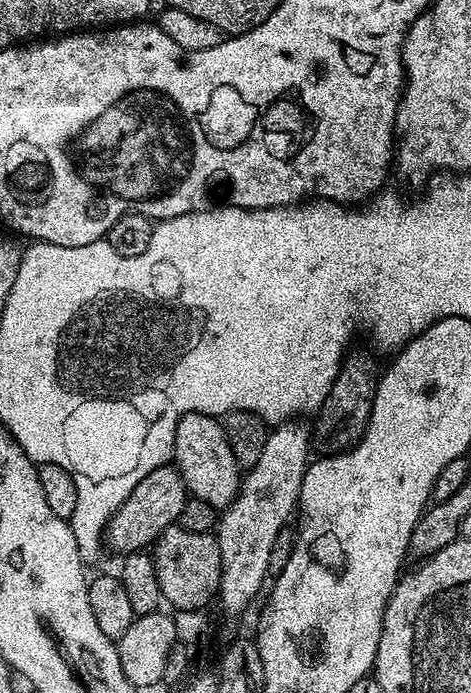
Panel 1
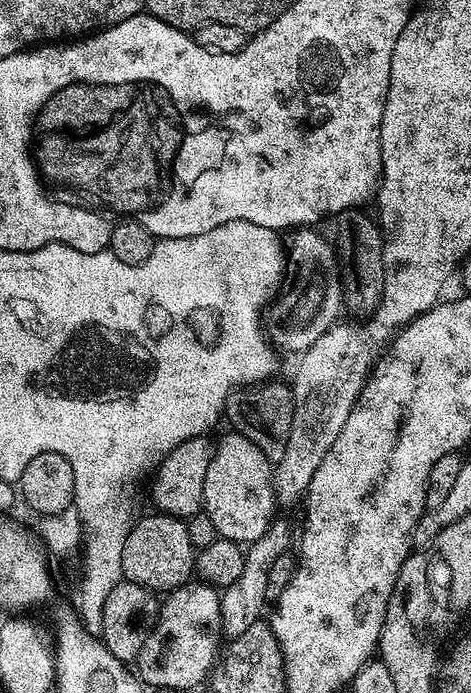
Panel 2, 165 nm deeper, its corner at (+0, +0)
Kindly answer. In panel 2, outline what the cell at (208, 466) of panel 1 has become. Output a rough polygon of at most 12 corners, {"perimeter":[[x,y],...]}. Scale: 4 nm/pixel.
{"perimeter":[[231,430],[211,449],[203,515],[247,546],[274,523],[274,464]]}

